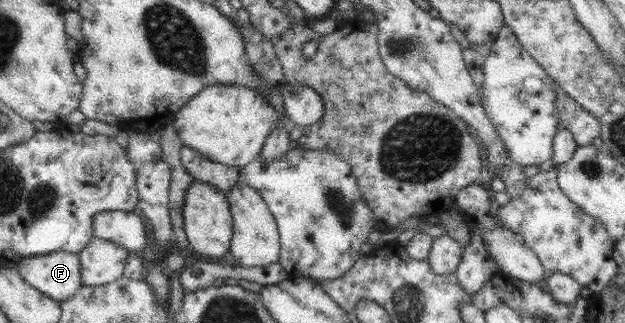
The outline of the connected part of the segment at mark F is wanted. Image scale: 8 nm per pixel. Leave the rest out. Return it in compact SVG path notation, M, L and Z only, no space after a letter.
M58 251L22 258L18 267L32 286L61 302L75 297L85 287L81 255L75 252Z

